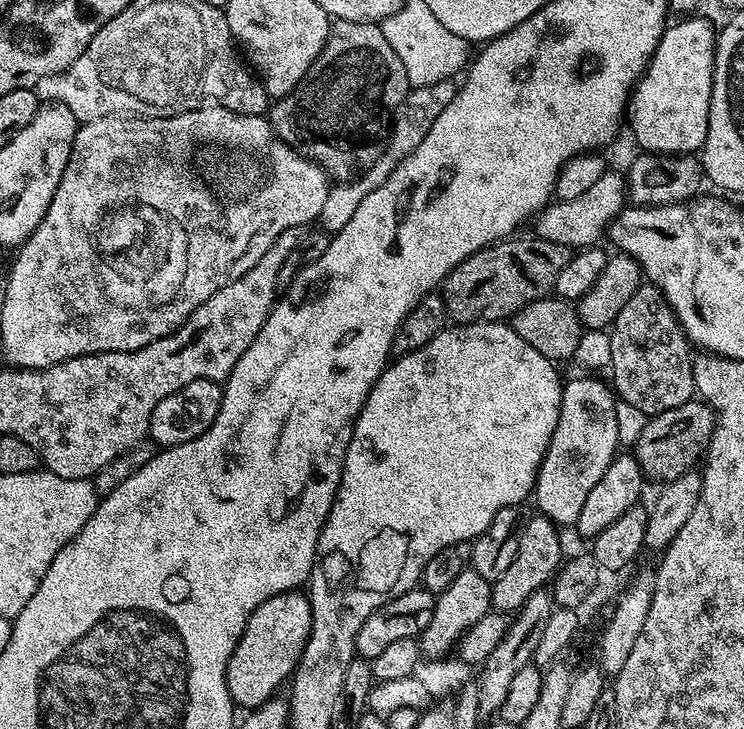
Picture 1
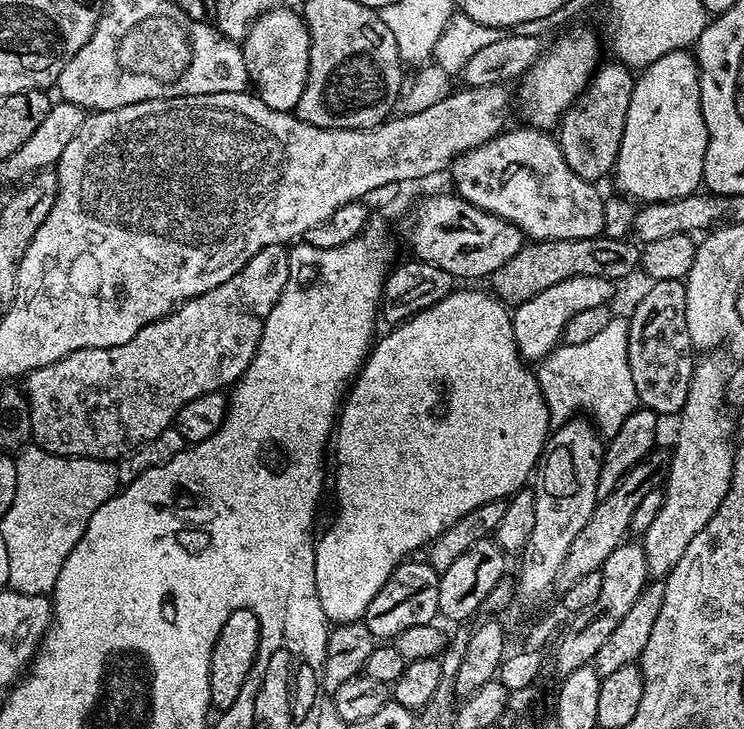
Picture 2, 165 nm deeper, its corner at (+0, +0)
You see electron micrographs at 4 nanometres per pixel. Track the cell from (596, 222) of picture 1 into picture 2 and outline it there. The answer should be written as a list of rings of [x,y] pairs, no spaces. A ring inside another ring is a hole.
[[[449,194],[449,196],[428,196],[412,212],[412,221],[408,224],[408,244],[412,247],[411,255],[418,260],[425,260],[450,274],[460,282],[480,282],[483,278],[491,277],[498,266],[506,266],[514,254],[523,248],[526,237],[518,226],[466,202],[461,196]]]

